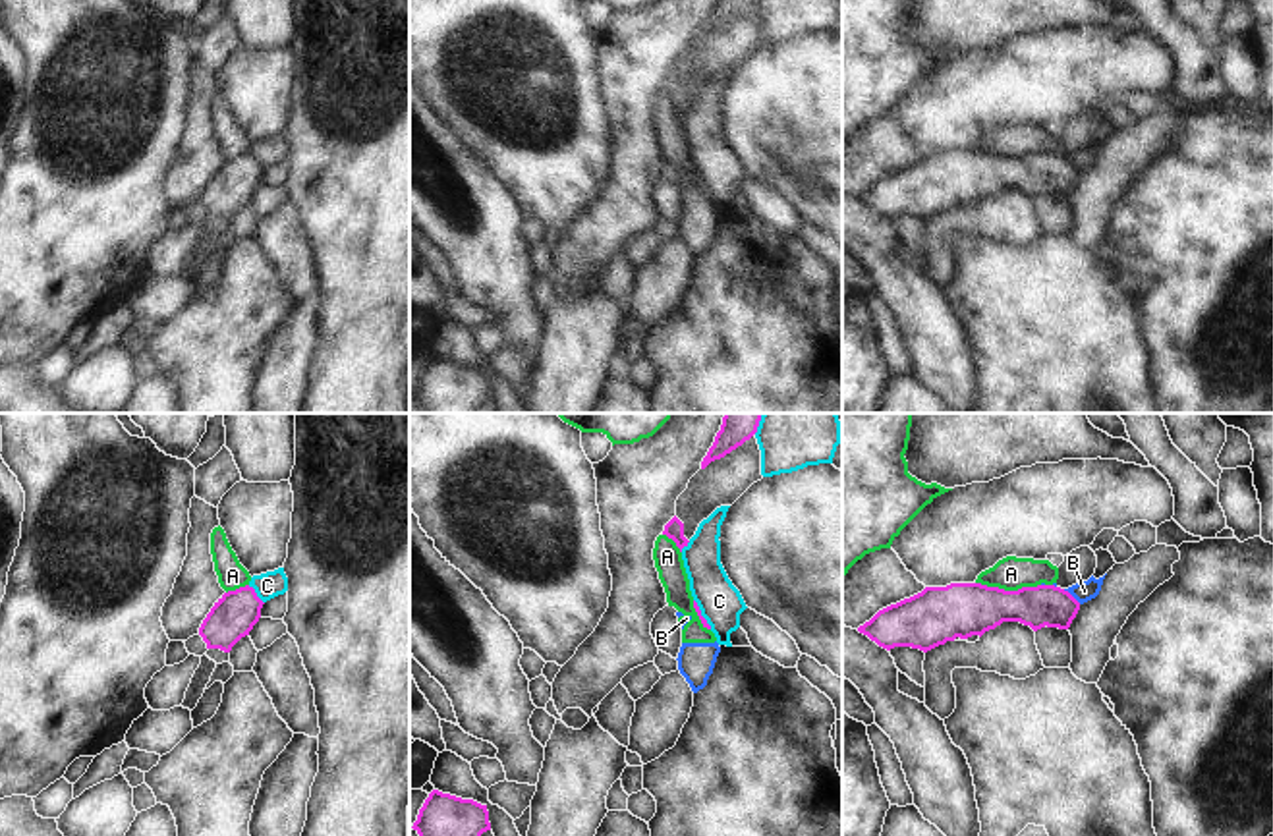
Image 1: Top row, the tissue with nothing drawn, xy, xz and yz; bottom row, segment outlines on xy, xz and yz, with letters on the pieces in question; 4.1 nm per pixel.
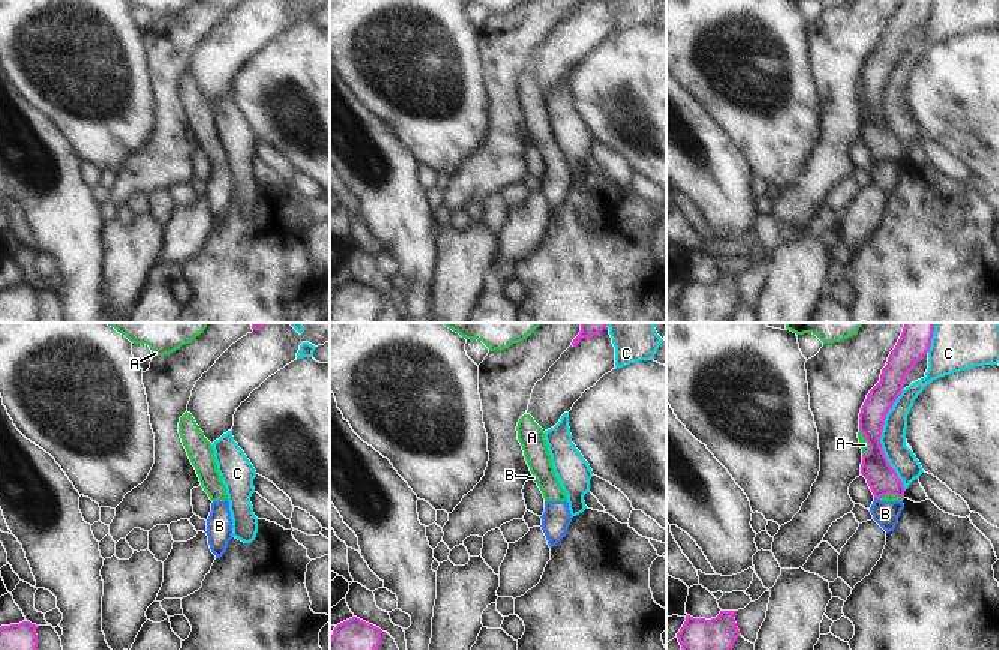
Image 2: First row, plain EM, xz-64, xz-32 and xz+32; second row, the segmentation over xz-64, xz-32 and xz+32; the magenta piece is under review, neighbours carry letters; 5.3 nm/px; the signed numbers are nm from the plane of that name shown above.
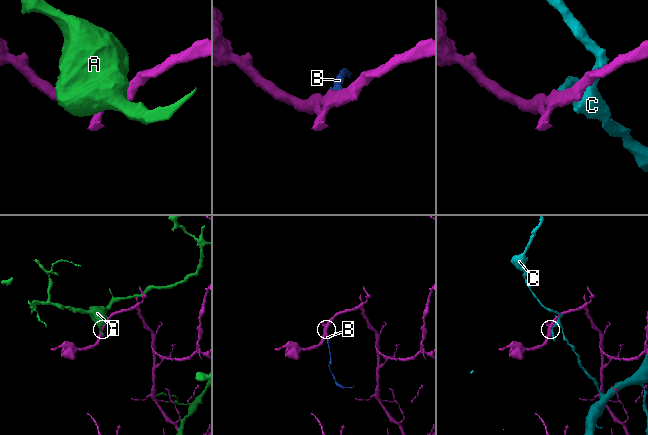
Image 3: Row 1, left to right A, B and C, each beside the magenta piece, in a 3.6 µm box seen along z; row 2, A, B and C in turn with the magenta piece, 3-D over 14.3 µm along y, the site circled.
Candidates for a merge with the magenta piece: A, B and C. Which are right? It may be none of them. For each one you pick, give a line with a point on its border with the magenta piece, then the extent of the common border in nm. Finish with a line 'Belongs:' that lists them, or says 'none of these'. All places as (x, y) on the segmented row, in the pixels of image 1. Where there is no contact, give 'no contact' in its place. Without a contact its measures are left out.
Belongs: none of these

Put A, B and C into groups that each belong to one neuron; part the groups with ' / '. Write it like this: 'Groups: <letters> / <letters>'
Groups: A B / C

